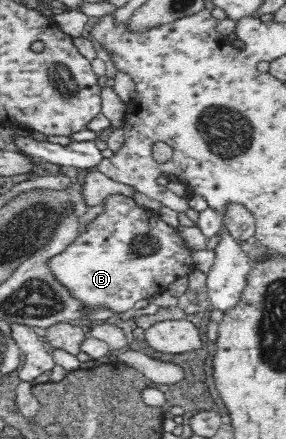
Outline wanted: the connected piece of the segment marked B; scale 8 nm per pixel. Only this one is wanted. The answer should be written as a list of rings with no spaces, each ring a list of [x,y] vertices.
[[[111,194],[102,202],[102,206],[103,212],[86,225],[85,232],[76,236],[64,251],[46,260],[54,278],[70,291],[72,299],[80,301],[79,306],[83,308],[82,323],[96,310],[124,313],[134,308],[138,300],[162,294],[174,280],[186,277],[194,269],[191,248],[180,237],[177,229],[162,222],[157,213],[140,208],[132,197],[124,194]]]

